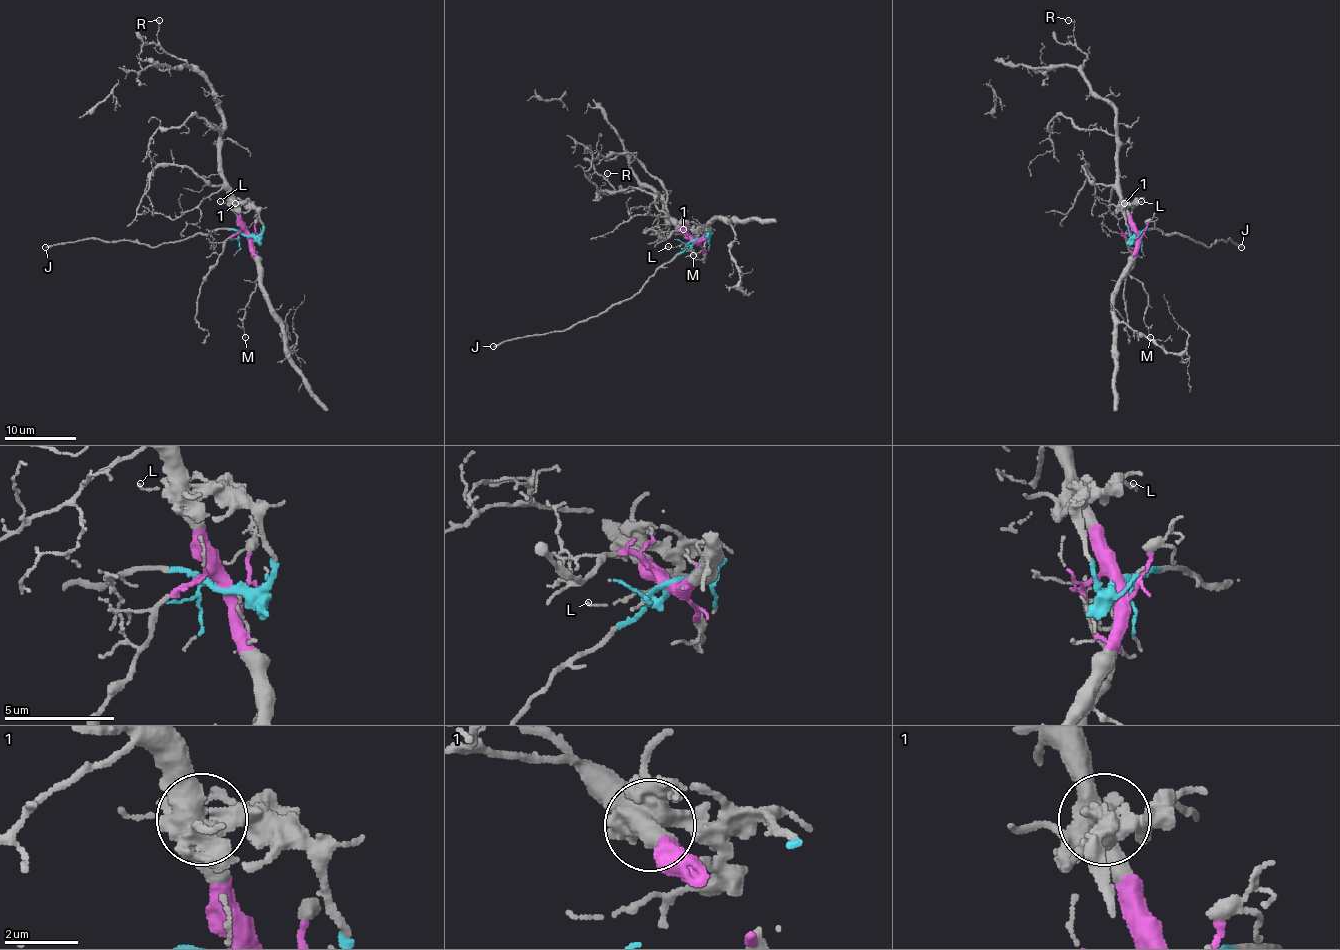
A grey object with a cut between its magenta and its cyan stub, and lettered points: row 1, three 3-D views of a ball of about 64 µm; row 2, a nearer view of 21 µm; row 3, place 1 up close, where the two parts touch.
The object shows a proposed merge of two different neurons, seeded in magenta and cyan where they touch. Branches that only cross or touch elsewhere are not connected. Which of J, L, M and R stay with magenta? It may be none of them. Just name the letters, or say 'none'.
M, R

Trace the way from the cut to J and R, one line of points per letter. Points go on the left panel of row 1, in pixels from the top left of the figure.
J: (246, 235), (214, 229), (208, 235), (192, 235), (156, 247), (97, 238), (45, 247)
R: (246, 235), (223, 174), (223, 111), (217, 95), (203, 77), (171, 57), (156, 37), (158, 19)

